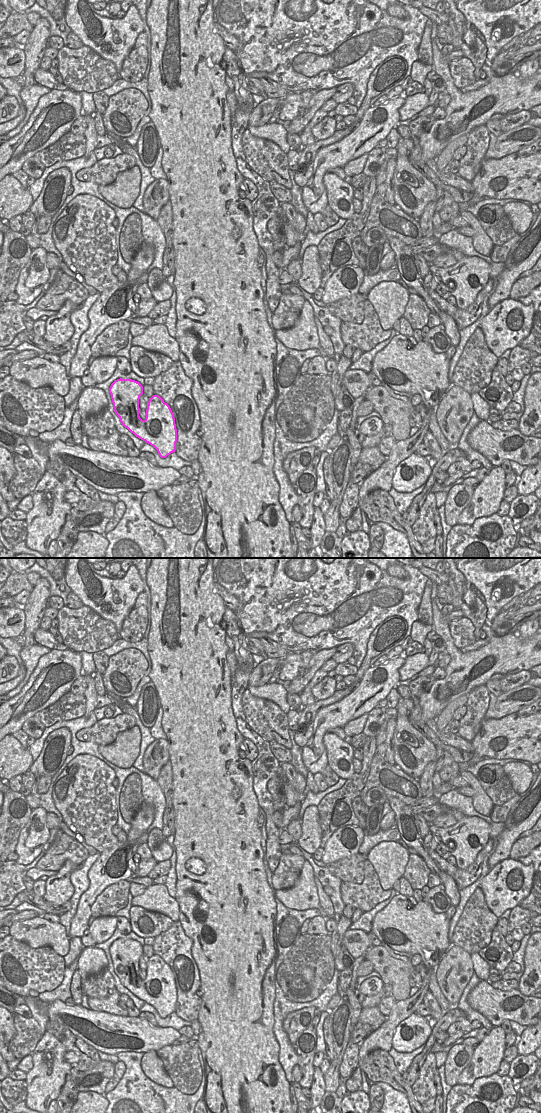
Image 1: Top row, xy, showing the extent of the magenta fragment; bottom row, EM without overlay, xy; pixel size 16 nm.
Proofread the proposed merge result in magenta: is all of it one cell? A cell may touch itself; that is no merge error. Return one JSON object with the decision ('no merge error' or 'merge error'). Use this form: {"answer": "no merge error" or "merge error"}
{"answer": "no merge error"}

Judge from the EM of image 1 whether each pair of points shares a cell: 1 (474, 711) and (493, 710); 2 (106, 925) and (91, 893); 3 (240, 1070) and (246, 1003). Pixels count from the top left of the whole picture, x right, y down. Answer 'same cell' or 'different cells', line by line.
1: different cells
2: different cells
3: same cell

